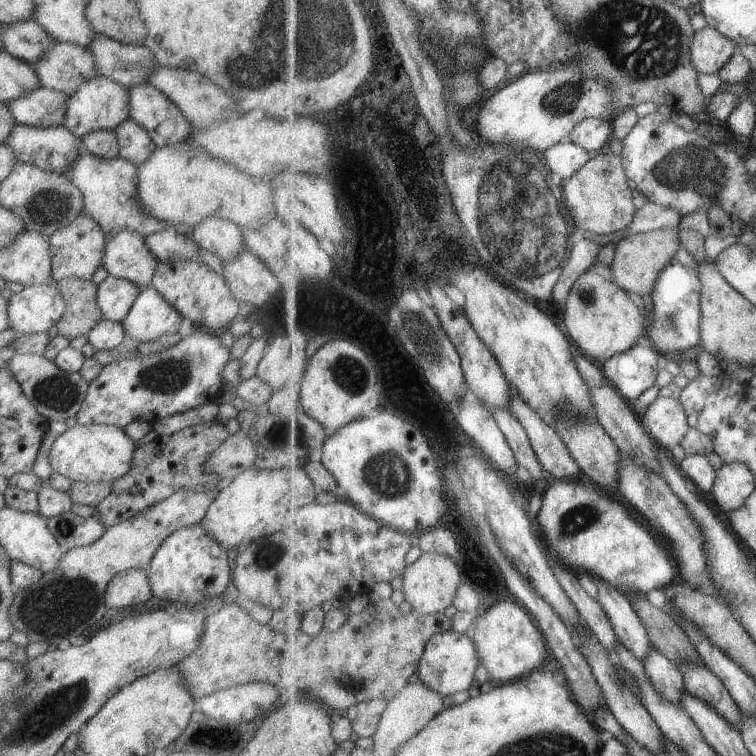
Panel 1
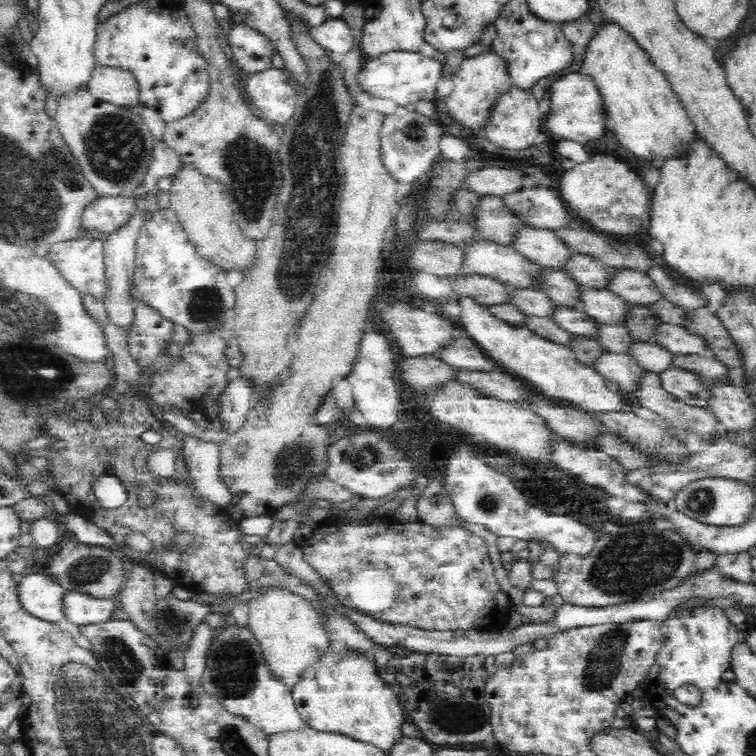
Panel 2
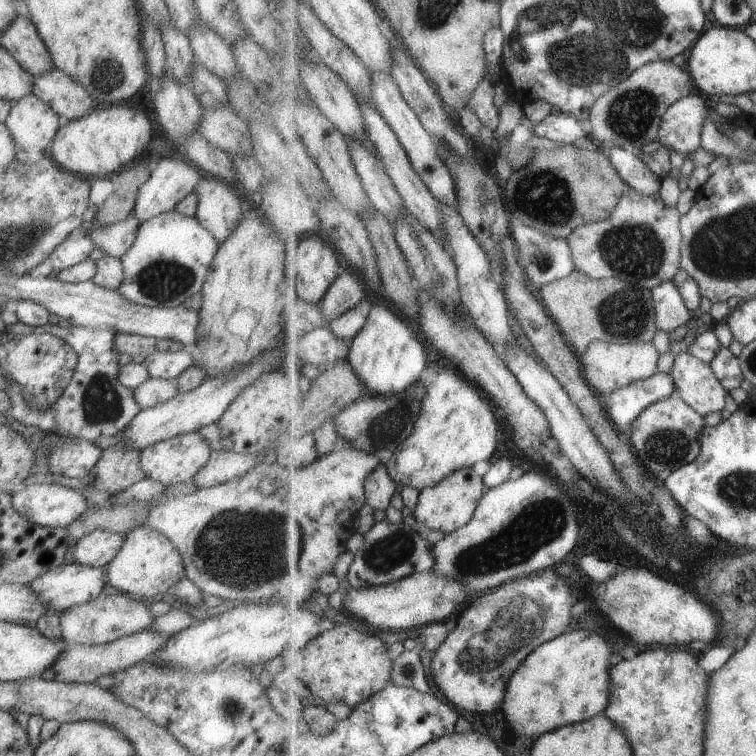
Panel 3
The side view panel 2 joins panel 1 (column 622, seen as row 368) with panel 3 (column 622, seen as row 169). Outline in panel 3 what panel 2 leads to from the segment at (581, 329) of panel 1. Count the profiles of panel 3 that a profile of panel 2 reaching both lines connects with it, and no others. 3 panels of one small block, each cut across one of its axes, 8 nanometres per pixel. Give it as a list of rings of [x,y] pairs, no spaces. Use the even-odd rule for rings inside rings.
[[[602,340],[591,341],[587,352],[580,356],[582,368],[590,385],[601,396],[615,392],[617,388],[629,386],[631,382],[639,382],[653,376],[657,372],[657,362],[661,353],[654,342],[634,342],[627,344],[611,344]]]

